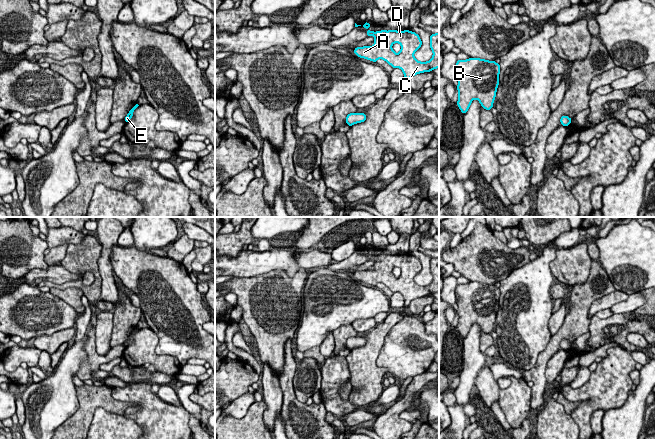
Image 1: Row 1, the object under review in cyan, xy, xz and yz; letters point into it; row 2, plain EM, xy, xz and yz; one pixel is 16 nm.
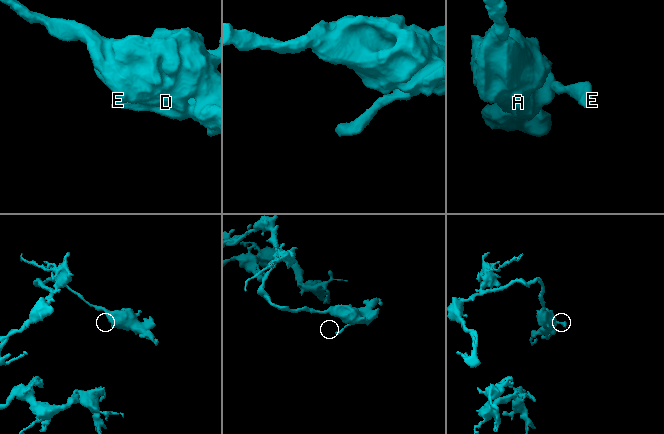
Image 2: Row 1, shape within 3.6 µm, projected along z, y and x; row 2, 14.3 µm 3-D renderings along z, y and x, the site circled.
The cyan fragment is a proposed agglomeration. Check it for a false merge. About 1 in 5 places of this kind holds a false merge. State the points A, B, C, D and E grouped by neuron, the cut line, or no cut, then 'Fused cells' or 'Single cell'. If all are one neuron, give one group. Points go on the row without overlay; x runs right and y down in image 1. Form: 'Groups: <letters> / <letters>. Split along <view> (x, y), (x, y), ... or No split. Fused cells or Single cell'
Groups: A B C D E. No split. Single cell

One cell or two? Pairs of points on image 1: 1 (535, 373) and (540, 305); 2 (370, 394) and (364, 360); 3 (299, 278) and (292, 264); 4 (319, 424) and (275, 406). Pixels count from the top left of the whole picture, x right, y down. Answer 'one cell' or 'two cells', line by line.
1: two cells
2: one cell
3: two cells
4: two cells

